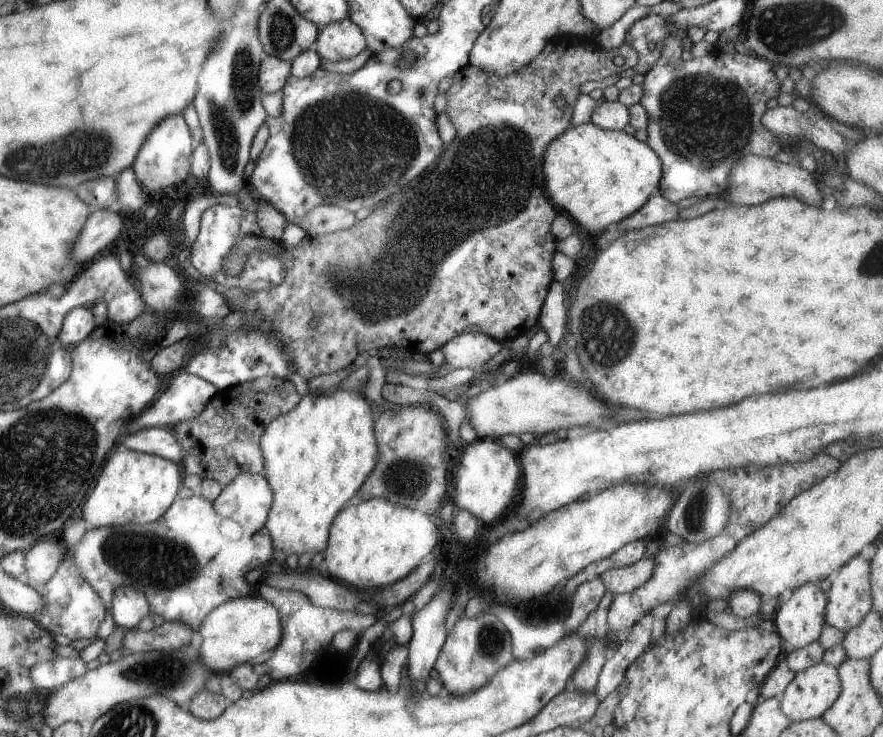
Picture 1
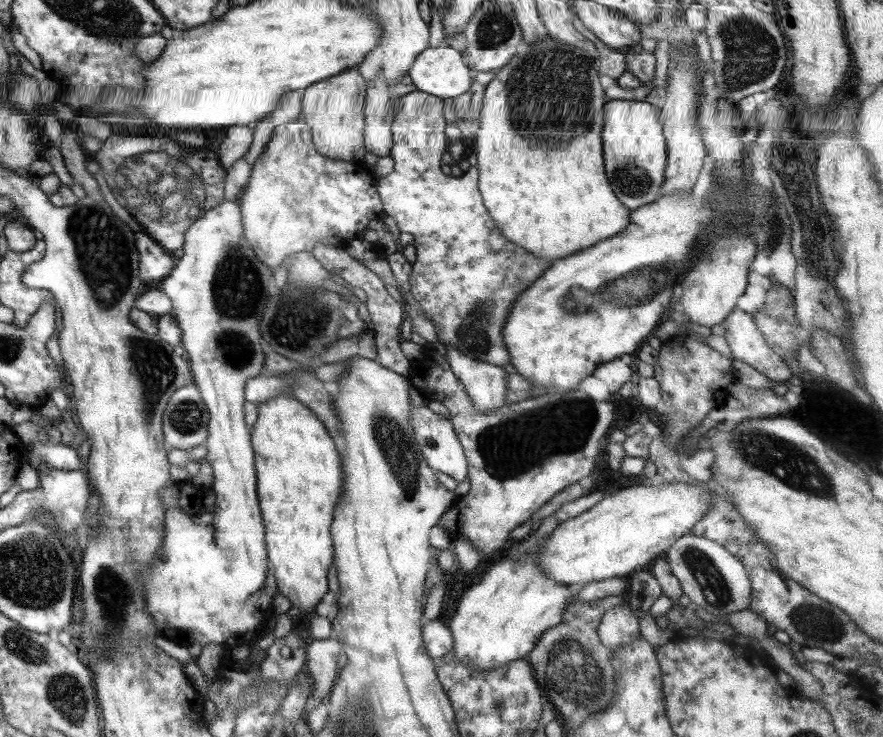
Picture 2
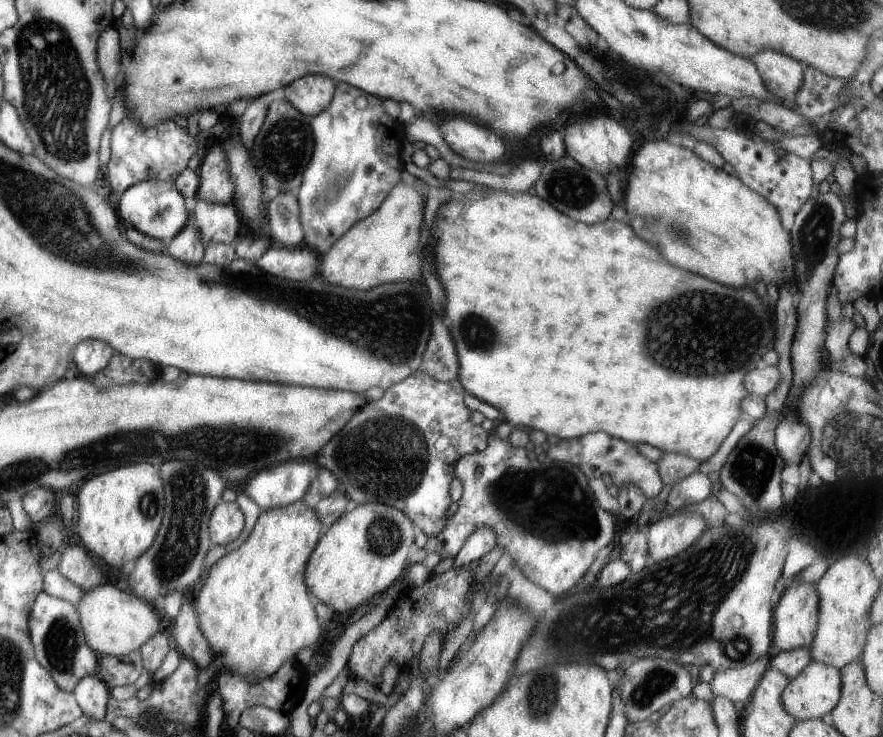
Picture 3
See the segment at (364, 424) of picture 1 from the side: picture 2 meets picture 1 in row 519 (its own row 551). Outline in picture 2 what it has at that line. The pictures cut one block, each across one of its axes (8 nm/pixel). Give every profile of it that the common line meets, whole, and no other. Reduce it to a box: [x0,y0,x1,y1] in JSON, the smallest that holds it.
[251,394,344,614]

